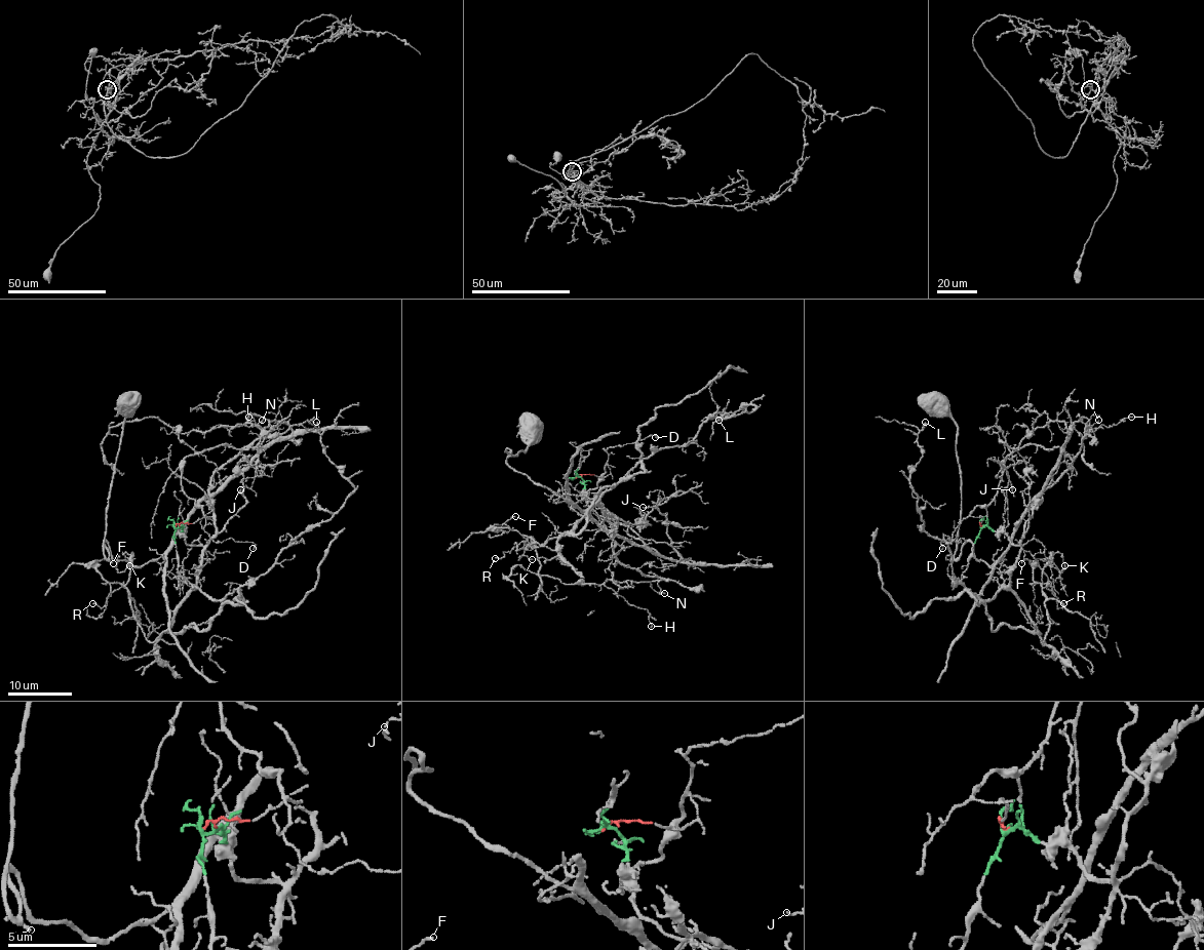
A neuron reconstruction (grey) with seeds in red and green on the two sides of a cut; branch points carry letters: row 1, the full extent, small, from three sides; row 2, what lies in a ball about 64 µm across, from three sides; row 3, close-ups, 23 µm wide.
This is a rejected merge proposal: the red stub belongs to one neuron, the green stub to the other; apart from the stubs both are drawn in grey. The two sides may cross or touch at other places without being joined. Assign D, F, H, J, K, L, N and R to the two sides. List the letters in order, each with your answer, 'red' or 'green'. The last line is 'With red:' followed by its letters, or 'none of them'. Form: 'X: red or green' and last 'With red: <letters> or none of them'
D: red
F: green
H: green
J: red
K: green
L: green
N: green
R: green
With red: D, J

